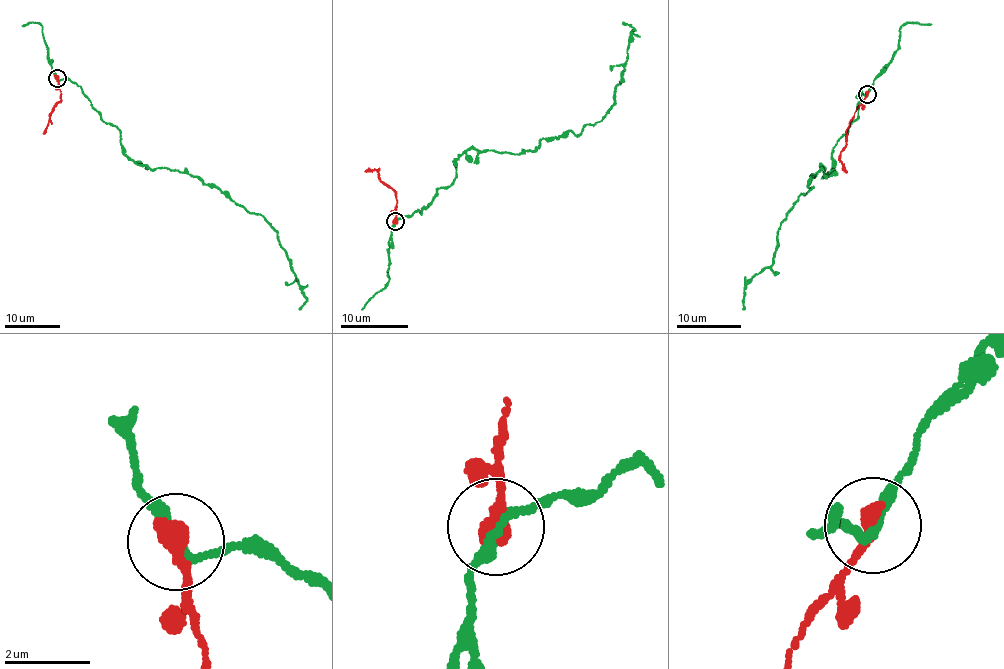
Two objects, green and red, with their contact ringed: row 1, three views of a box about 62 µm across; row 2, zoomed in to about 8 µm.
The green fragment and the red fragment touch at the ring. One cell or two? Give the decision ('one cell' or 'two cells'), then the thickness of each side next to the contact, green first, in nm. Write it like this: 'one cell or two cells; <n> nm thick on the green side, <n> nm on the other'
two cells; 200 nm thick on the green side, 460 nm on the other

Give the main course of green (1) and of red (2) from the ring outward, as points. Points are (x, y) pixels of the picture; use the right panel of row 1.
1: (866, 95), (832, 167), (811, 174), (786, 213), (743, 310)
2: (866, 93), (863, 104), (855, 110), (840, 153), (840, 161), (847, 172)

